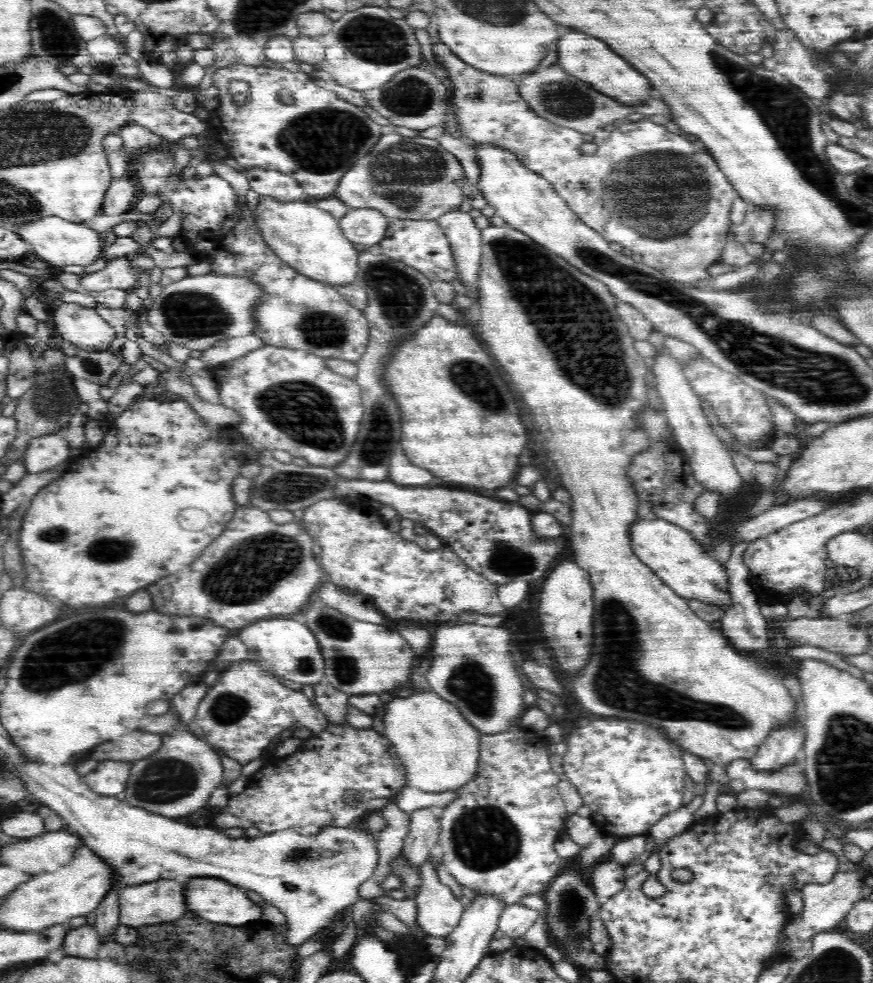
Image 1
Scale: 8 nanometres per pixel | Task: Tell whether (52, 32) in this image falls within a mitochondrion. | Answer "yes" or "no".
yes

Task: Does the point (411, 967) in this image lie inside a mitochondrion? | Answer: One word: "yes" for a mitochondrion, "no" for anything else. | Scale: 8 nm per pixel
no

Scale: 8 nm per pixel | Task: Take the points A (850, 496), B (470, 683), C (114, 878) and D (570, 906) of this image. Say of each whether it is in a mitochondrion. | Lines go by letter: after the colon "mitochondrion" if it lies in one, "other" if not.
A: other
B: mitochondrion
C: other
D: mitochondrion

